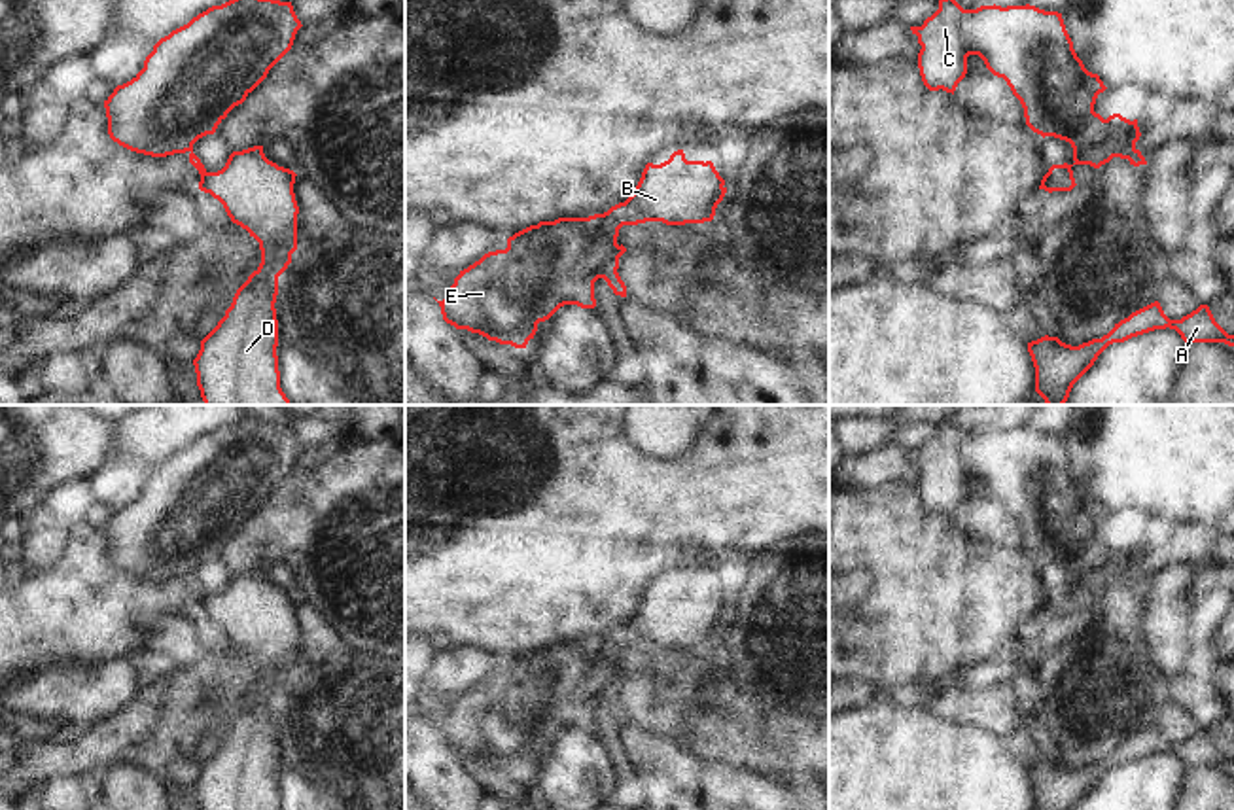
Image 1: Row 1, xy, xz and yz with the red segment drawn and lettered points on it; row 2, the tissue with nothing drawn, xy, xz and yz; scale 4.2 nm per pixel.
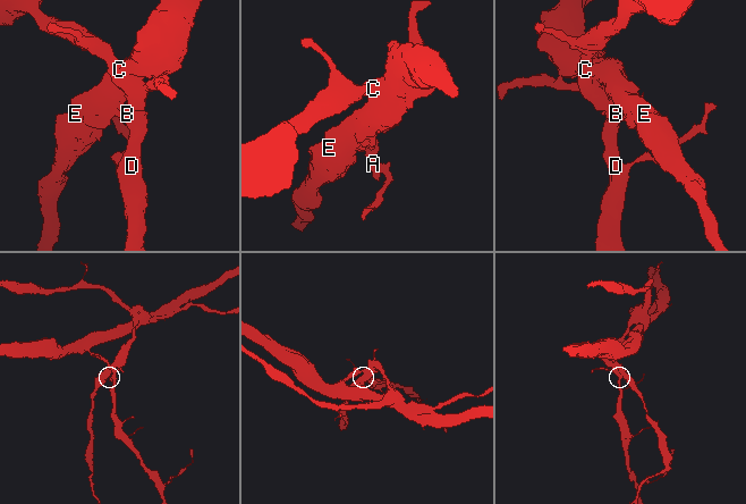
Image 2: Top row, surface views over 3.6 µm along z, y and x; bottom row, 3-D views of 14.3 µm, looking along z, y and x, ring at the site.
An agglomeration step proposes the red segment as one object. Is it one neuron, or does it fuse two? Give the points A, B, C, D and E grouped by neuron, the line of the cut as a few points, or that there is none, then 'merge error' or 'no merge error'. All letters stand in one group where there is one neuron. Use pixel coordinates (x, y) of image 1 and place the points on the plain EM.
groups A B C D / E; cut yz (964, 434), (962, 468), (968, 479); merge error

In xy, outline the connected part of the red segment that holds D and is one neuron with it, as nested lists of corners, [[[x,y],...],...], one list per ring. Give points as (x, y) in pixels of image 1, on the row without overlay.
[[[263,570],[233,575],[218,596],[204,596],[199,613],[218,623],[233,647],[259,666],[261,687],[237,713],[231,731],[218,749],[201,765],[193,784],[197,810],[280,810],[278,795],[278,700],[297,674],[299,630],[293,617],[295,596],[269,585]]]

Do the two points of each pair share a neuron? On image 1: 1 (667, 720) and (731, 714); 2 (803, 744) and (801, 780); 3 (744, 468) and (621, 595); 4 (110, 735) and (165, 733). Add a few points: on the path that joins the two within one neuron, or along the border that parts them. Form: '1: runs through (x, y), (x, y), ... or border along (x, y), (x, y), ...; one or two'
1: runs through (682, 714), (716, 714); one
2: runs through (803, 754), (803, 771); one
3: runs through (712, 500), (648, 563); one
4: runs through (123, 735), (152, 733); one

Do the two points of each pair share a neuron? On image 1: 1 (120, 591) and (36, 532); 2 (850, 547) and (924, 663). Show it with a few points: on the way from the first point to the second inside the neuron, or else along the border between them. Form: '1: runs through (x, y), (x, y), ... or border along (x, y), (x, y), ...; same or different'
1: border along (69, 530), (65, 551), (46, 570), (27, 576); different
2: runs through (882, 568), (924, 610), (924, 631); same

